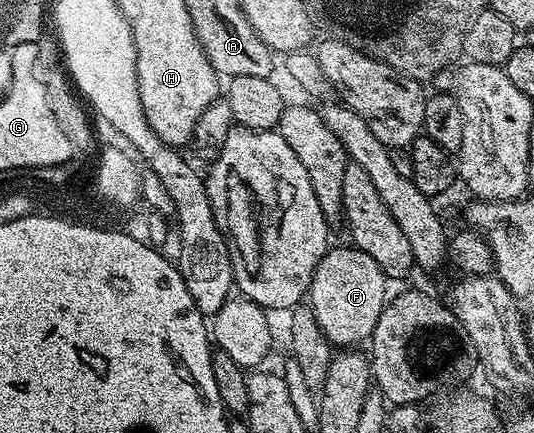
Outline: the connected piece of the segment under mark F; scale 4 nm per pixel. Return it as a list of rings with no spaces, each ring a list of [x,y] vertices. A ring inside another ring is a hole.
[[[332,246],[323,254],[306,293],[313,317],[317,317],[317,325],[321,325],[321,333],[325,333],[328,343],[339,349],[351,349],[362,339],[363,342],[370,340],[377,317],[381,317],[389,302],[389,280],[381,265],[360,247],[346,246]]]

